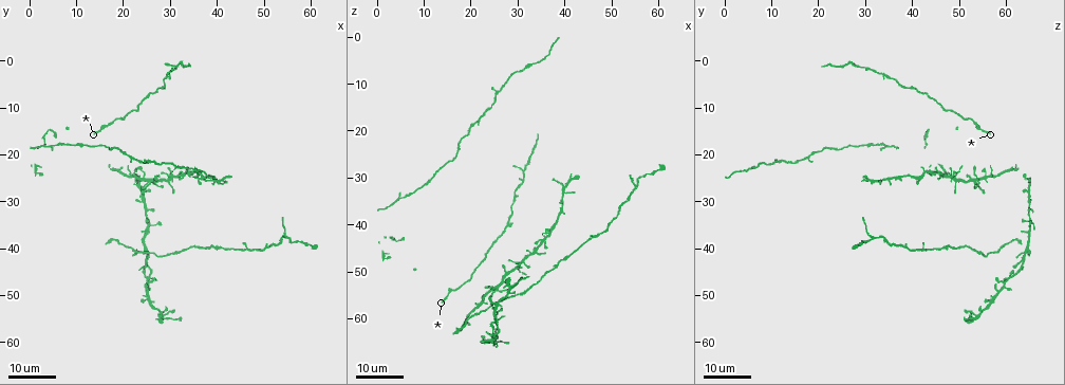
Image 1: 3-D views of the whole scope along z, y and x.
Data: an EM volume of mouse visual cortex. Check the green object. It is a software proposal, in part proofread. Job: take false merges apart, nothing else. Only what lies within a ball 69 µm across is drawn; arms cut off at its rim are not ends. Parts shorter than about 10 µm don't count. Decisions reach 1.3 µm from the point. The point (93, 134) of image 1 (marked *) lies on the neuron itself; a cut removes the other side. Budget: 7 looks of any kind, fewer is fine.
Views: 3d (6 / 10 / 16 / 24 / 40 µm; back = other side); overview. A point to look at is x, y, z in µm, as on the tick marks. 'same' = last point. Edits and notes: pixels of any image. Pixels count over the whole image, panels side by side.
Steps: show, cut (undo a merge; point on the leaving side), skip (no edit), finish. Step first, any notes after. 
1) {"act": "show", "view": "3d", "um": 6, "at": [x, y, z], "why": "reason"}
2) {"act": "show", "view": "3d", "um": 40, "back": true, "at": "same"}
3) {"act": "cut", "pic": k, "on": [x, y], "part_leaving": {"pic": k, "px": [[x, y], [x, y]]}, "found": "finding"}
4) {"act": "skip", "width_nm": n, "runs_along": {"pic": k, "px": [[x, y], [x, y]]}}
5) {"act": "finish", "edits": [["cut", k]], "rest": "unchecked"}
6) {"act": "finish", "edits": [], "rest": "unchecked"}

{"act": "show", "view": "3d", "um": 24, "at": [5.0, 17.5, 34.0], "why": "narrows sharply"}

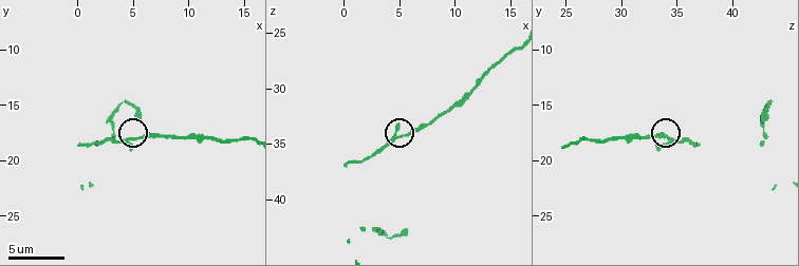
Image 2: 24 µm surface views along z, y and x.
{"act": "show", "view": "3d", "um": 6, "at": [5.2, 18.0, 34.2]}

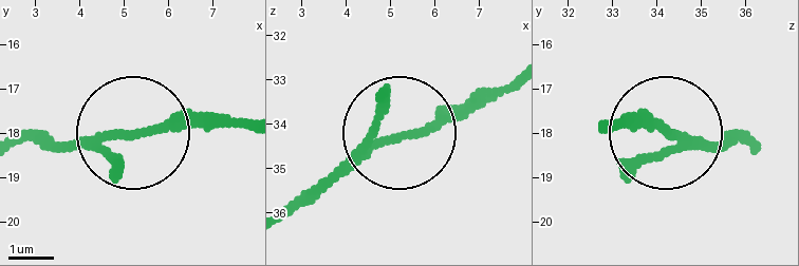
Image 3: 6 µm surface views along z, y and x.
{"act": "skip", "width_nm": 150, "found": "all the same neuron"}

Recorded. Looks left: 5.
{"act": "show", "view": "3d", "um": 24, "at": [36.0, 24.5, 42.0], "why": "side arm on a straight run"}

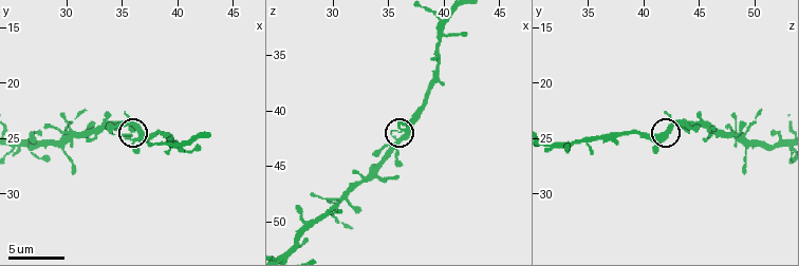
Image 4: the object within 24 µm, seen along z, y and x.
{"act": "show", "view": "3d", "um": 6, "at": [36.4, 24.0, 42.2], "why": "zoom in"}

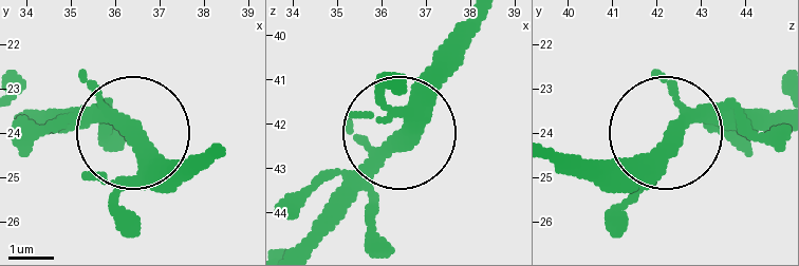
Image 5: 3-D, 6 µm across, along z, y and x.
{"act": "skip", "width_nm": 310, "runs_along": {"pic": 5, "px": [[300, 242], [456, 64]]}, "found": "one neuron here"}

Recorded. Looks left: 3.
{"act": "show", "view": "3d", "um": 10, "at": [39.6, 25.6, 33.6]}

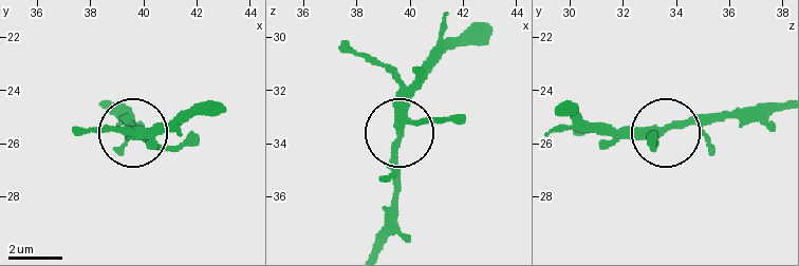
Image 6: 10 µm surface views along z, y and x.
{"act": "show", "view": "3d", "um": 10, "back": true, "at": [39.5, 25.4, 33.7]}

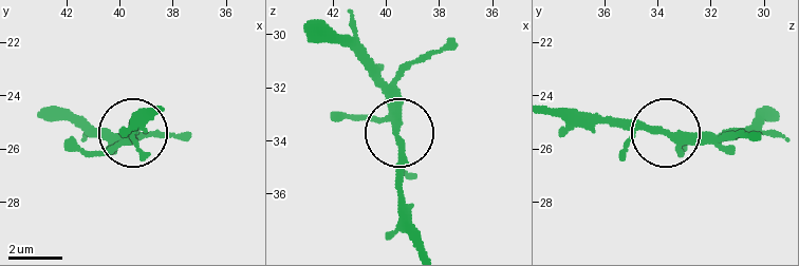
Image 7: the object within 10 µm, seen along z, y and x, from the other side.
{"act": "skip", "runs_along": {"pic": 7, "px": [[425, 247], [397, 179], [397, 65]]}, "found": "one neuron here"}

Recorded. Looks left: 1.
{"act": "finish", "edits": [], "rest": "unchecked"}

